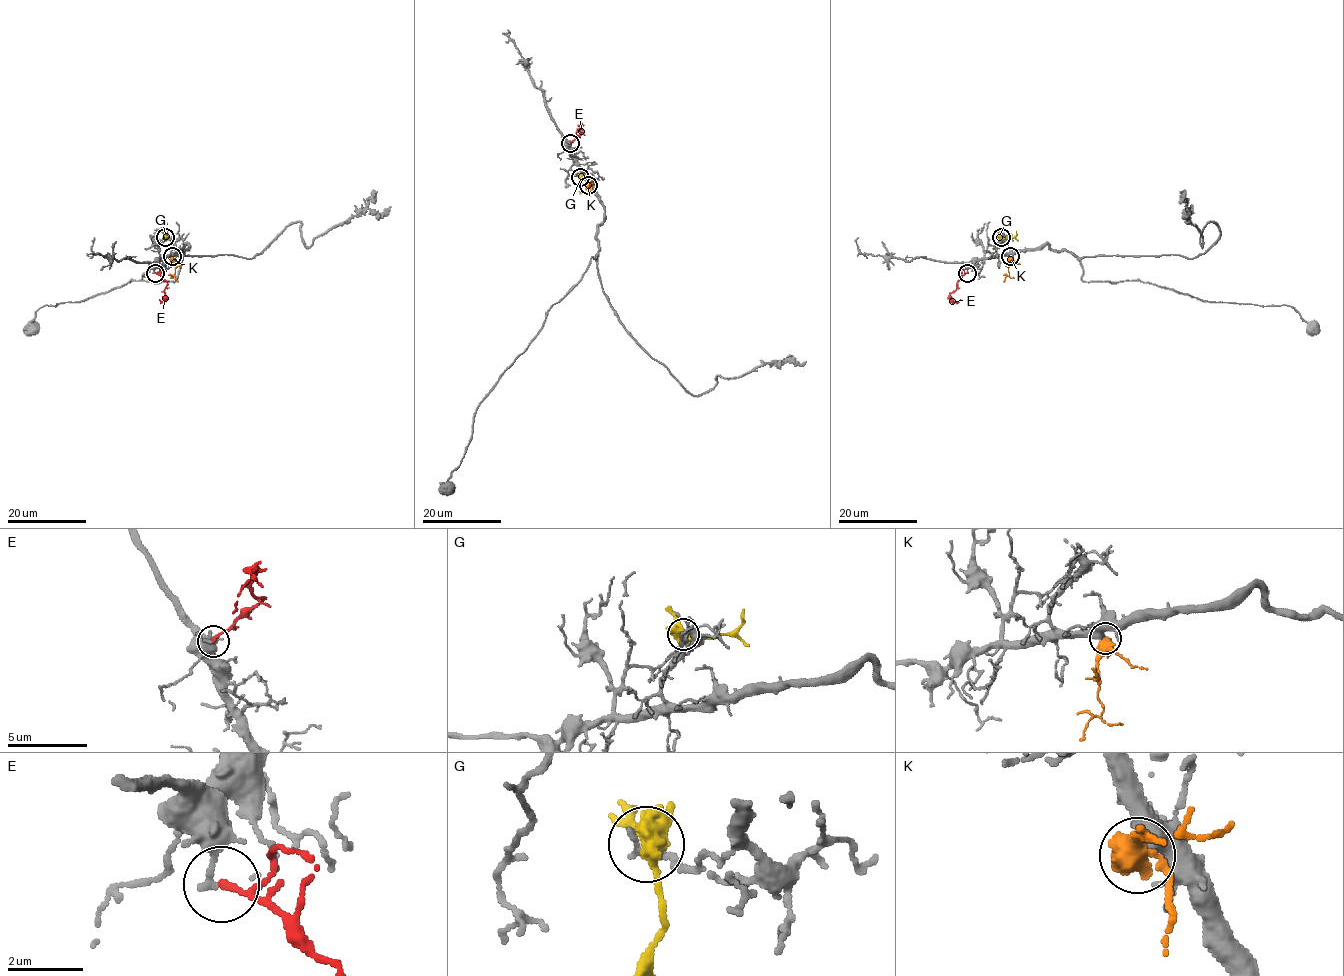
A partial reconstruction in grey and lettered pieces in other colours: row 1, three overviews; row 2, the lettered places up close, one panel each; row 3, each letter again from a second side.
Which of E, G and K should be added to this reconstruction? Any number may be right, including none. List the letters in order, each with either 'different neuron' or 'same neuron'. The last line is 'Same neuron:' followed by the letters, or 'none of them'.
E: different neuron
G: different neuron
K: same neuron
Same neuron: K

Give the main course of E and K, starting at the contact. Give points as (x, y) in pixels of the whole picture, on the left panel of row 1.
E: (154, 273), (167, 283), (164, 302), (159, 299)
K: (172, 256), (173, 276), (178, 282)

